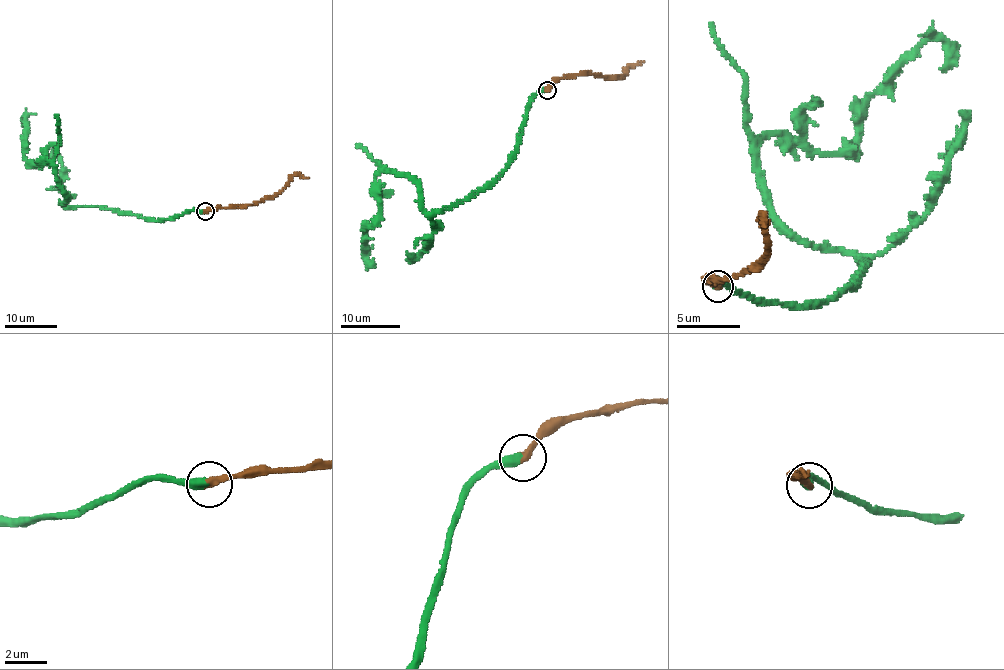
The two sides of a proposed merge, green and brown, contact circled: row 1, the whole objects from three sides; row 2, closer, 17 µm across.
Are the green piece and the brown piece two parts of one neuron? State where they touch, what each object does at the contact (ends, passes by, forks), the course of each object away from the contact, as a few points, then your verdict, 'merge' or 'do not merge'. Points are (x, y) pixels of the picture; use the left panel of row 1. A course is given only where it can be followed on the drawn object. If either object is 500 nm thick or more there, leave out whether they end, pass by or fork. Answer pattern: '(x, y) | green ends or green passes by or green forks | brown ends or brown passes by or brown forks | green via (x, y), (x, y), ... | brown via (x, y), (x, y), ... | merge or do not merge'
(205, 211) | green ends | brown ends | green via (205, 211), (162, 221), (63, 206), (54, 164), (25, 159), (26, 128) | brown via (205, 211), (253, 205), (276, 195), (295, 175), (309, 178) | merge

